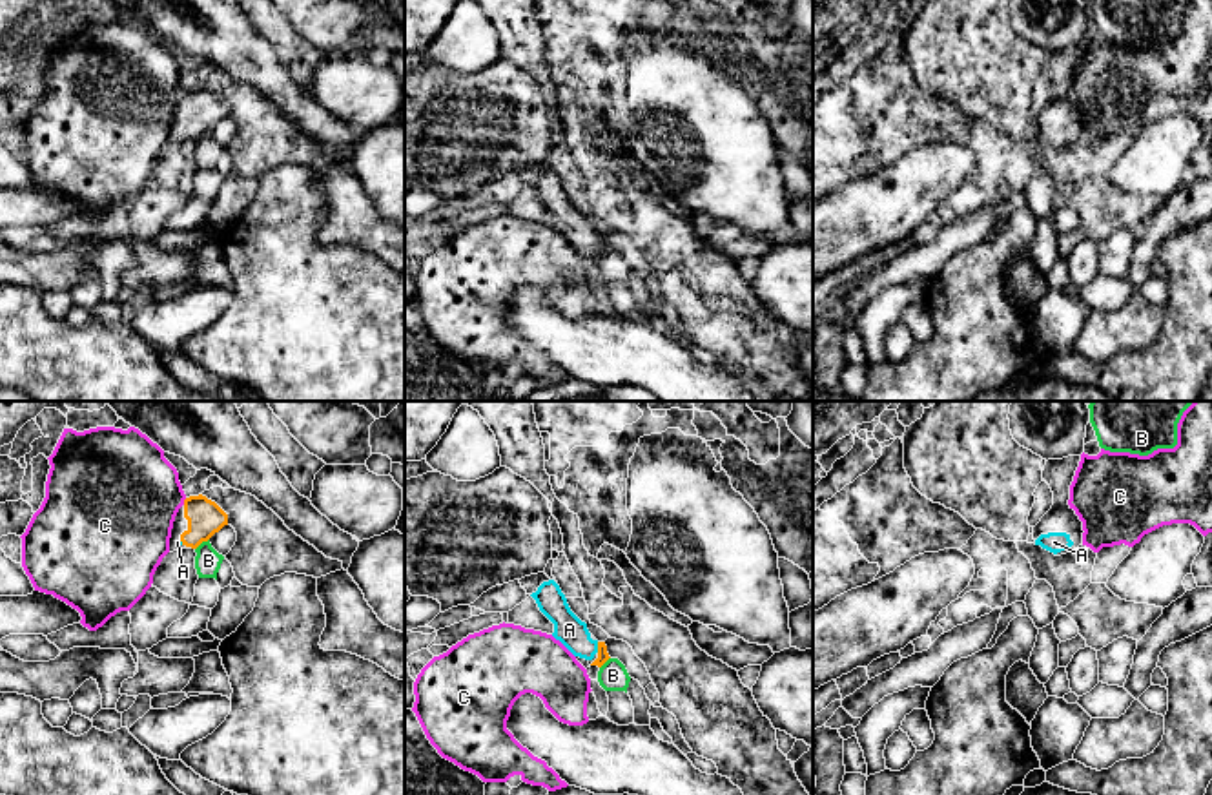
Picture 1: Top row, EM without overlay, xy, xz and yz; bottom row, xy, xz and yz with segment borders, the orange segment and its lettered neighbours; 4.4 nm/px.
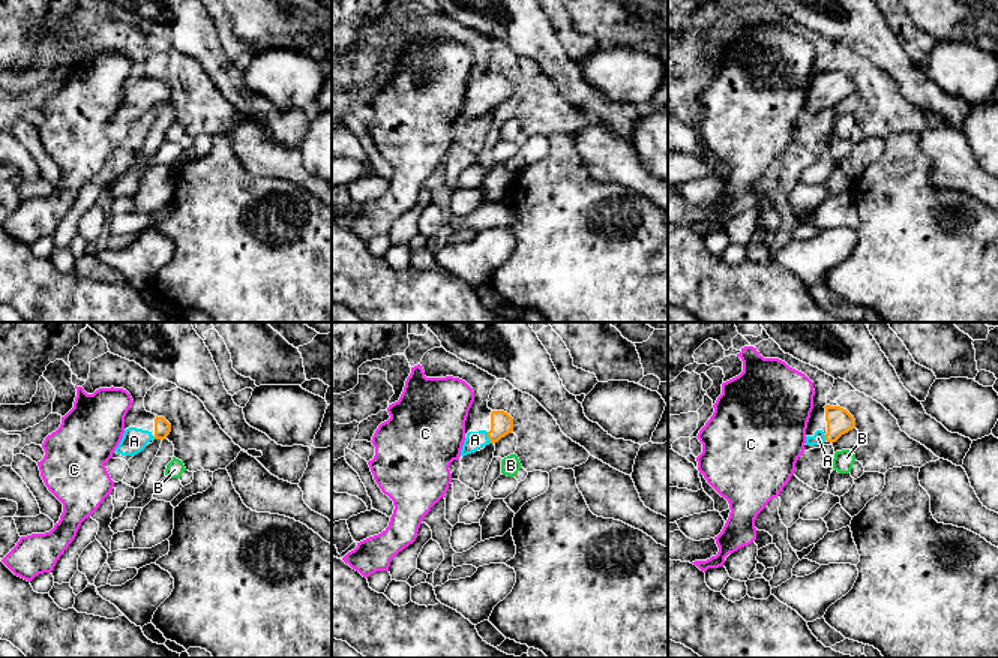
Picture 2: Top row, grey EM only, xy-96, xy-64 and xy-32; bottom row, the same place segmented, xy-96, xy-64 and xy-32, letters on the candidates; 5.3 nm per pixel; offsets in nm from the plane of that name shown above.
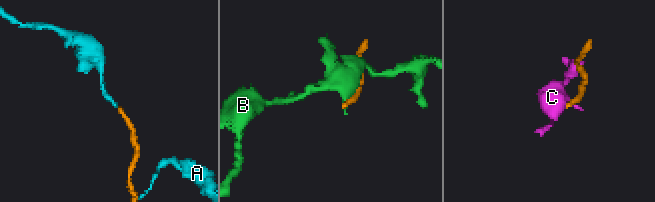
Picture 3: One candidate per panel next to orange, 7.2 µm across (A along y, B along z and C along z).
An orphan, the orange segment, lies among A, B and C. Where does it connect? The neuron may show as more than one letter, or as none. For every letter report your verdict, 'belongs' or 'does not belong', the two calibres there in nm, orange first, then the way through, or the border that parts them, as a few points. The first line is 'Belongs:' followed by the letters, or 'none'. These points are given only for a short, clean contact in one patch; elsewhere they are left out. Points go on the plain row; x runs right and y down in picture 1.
Belongs: A
A: belongs | 50/140 nm | across xz (602, 241), (598, 239), (587, 239), (569, 221)
B: does not belong | 160/110 nm
C: does not belong | 160/460 nm

